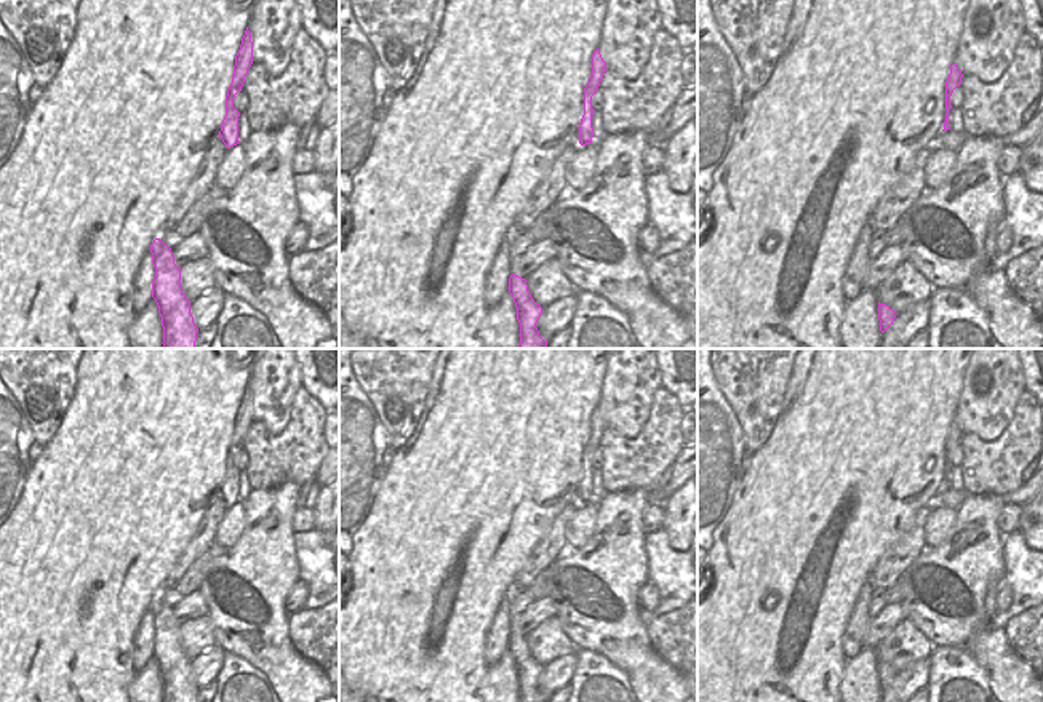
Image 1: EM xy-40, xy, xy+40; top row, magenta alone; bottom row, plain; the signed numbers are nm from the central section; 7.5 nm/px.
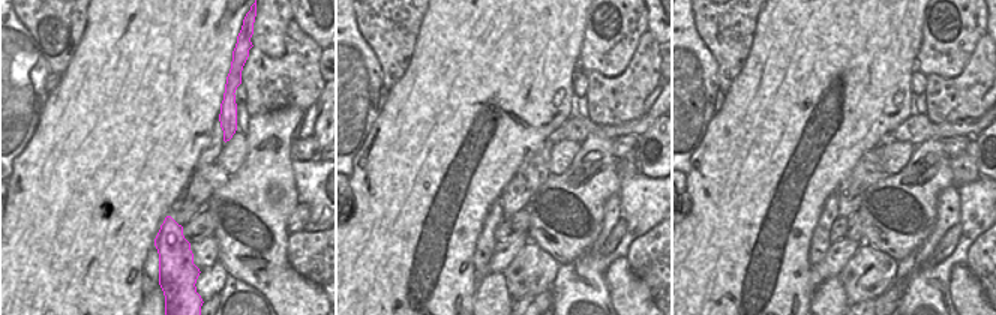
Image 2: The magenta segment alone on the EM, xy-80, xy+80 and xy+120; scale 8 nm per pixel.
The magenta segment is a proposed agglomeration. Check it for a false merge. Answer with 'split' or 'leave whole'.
leave whole

